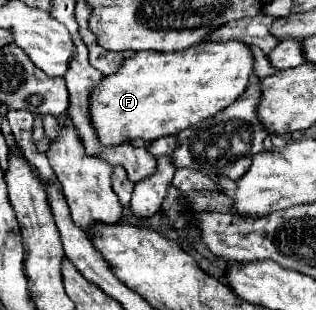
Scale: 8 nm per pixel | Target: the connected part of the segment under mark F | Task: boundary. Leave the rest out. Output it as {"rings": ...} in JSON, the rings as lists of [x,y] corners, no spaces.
{"rings":[[[199,43],[189,47],[187,51],[173,51],[169,55],[161,55],[159,51],[141,51],[133,57],[125,59],[115,75],[107,75],[89,95],[89,117],[97,131],[101,145],[115,147],[125,141],[143,139],[147,143],[177,135],[185,127],[197,125],[217,111],[229,107],[235,99],[239,99],[249,83],[253,73],[253,53],[243,43]]]}

